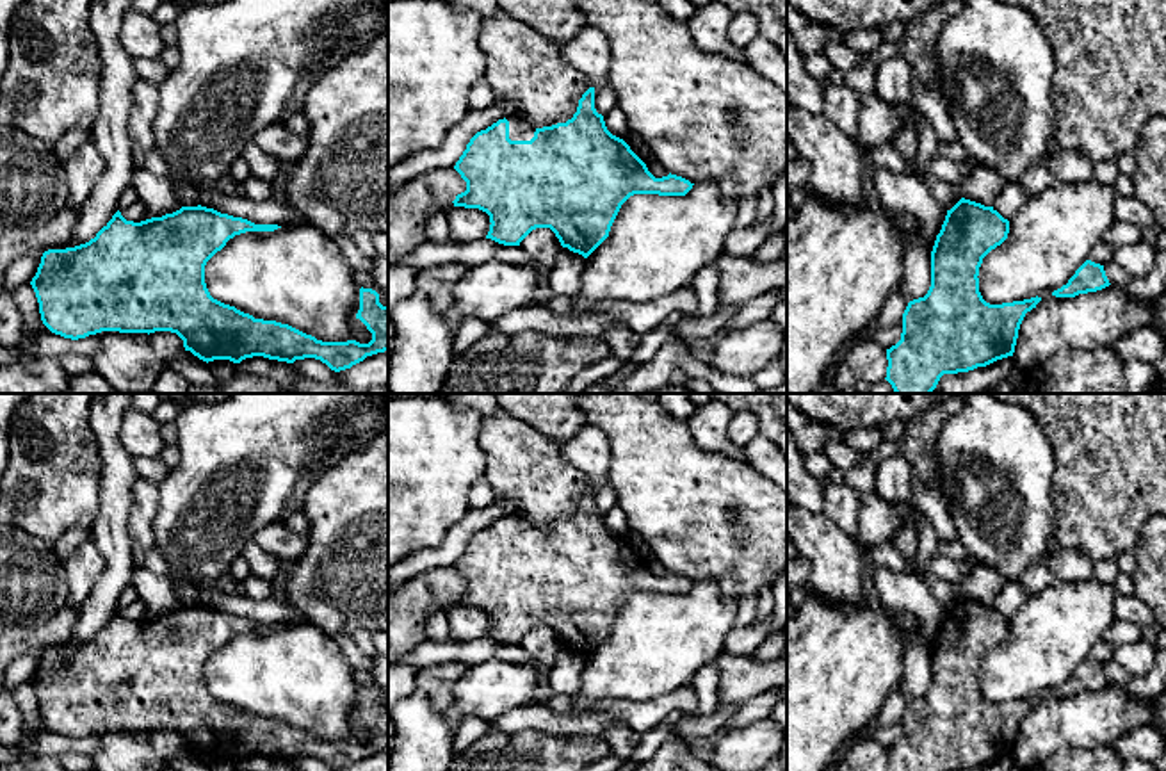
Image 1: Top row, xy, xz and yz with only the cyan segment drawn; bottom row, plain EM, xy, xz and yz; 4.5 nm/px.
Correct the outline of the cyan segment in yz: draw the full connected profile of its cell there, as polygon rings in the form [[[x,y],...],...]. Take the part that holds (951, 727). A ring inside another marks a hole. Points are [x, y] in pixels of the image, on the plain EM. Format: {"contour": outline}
{"contour": [[[961,597],[947,609],[931,650],[931,686],[924,696],[908,702],[901,739],[887,748],[887,771],[968,771],[1013,755],[1020,723],[1041,696],[990,703],[979,691],[977,677],[983,657],[1008,632],[1009,620],[993,605]]]}

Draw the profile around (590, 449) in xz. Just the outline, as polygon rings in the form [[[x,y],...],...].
[[[587,424],[571,440],[561,443],[564,459],[589,477],[593,486],[607,481],[611,442],[607,434]]]

